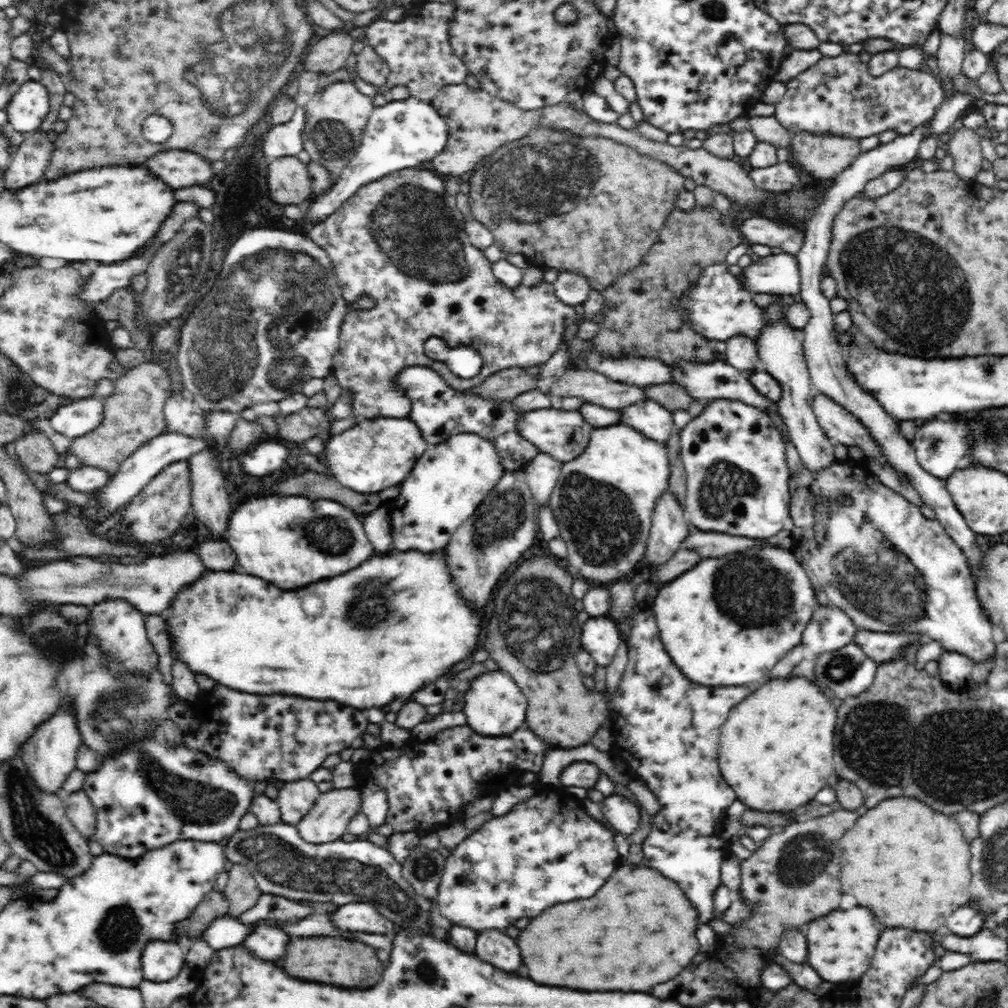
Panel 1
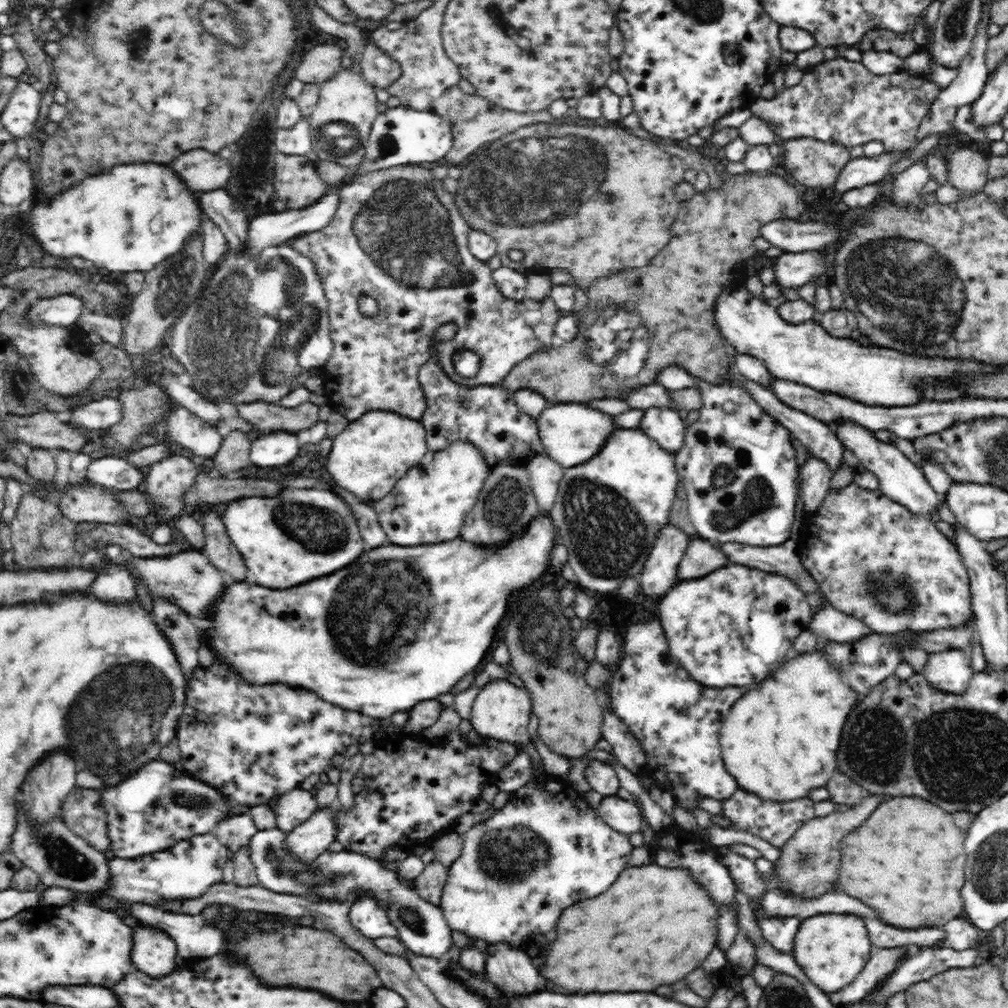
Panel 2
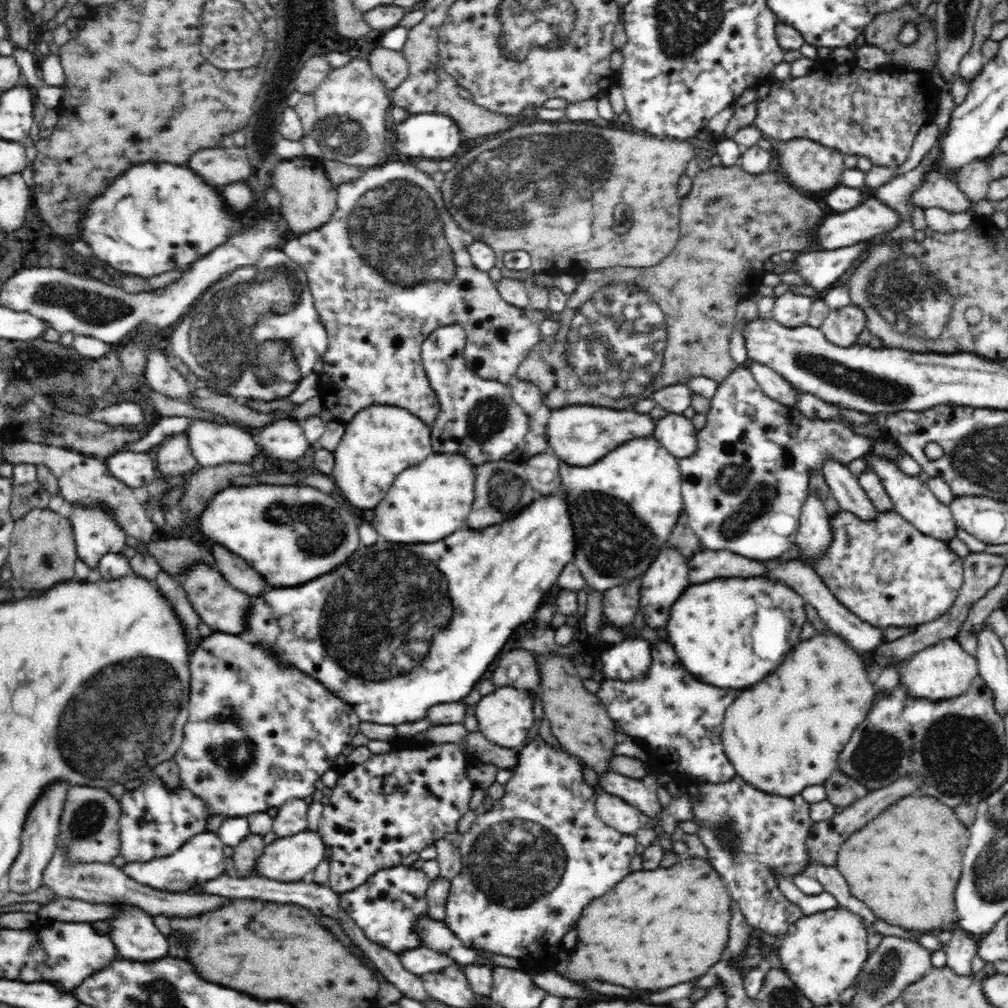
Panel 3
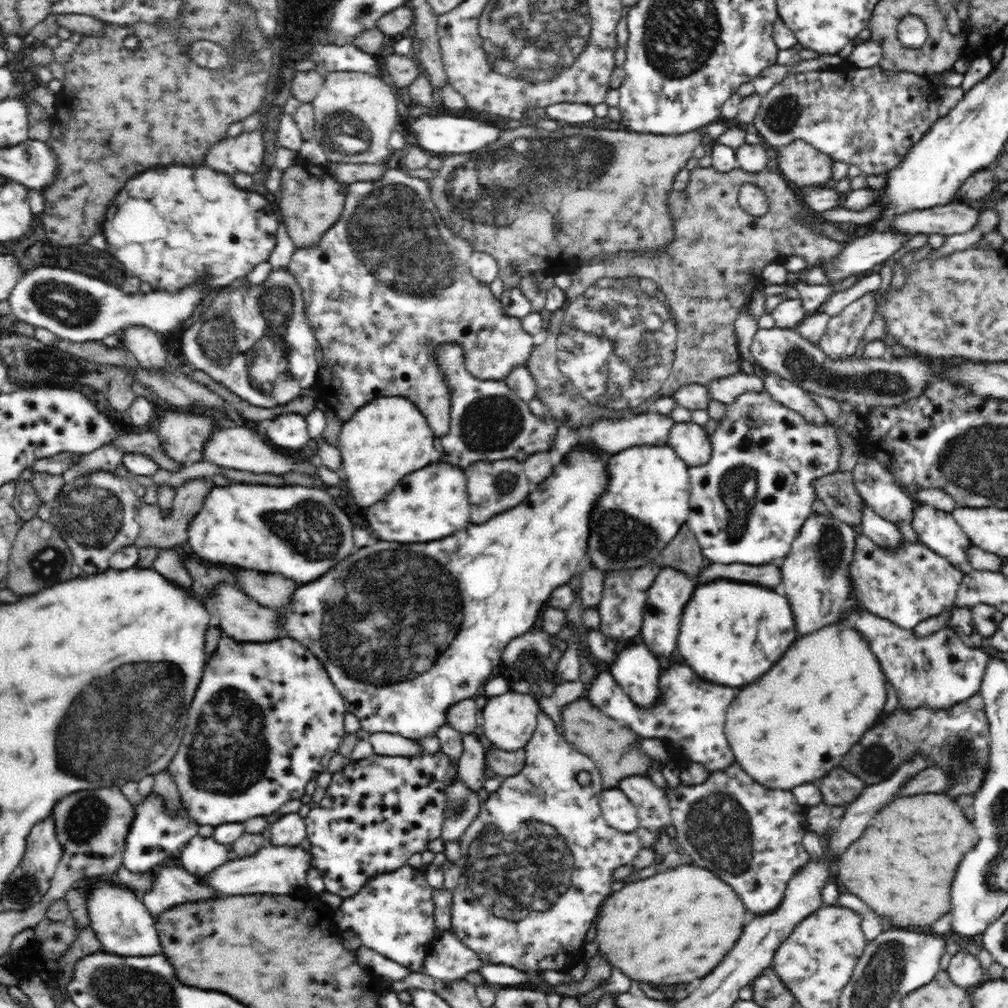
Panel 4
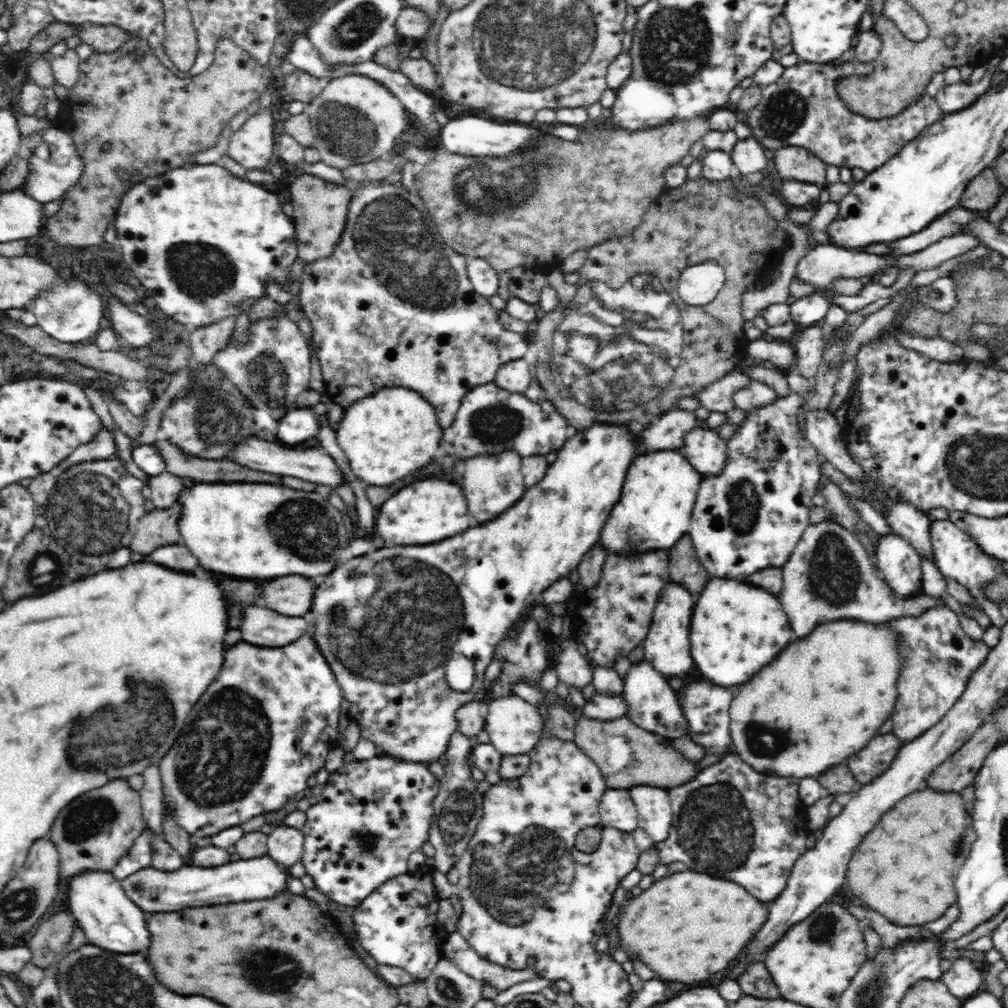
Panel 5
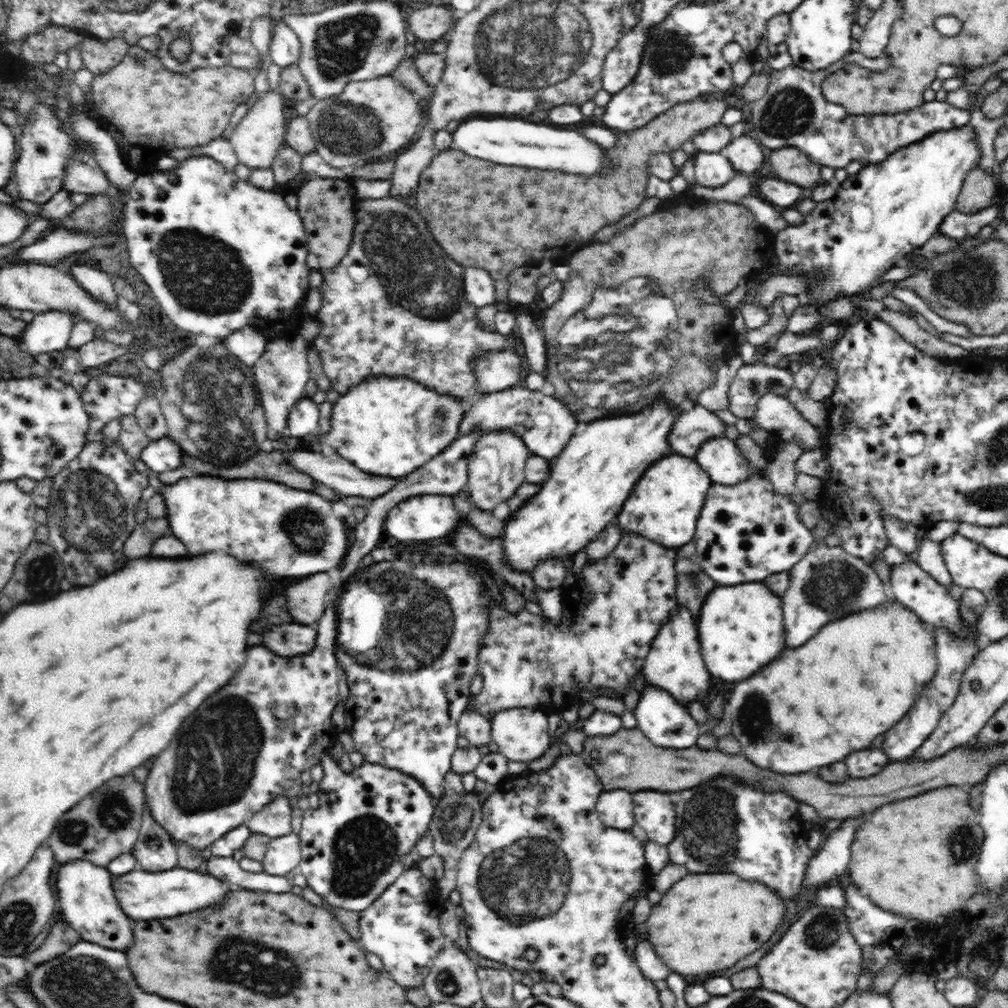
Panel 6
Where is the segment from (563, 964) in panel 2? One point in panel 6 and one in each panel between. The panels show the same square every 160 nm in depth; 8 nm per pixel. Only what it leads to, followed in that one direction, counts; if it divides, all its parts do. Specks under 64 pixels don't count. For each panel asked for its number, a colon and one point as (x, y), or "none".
3: (672, 924)
4: (676, 926)
5: (688, 927)
6: (708, 922)

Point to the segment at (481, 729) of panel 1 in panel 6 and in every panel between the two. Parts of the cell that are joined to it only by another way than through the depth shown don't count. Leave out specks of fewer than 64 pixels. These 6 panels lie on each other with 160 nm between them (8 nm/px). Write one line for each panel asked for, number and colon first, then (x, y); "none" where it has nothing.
2: (501, 711)
3: (505, 717)
4: (510, 719)
5: (515, 726)
6: (521, 733)

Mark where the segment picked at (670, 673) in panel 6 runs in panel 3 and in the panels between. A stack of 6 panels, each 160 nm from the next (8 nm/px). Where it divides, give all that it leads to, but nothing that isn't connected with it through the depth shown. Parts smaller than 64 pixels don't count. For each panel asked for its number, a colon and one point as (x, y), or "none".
3: (667, 576)
4: (667, 596)
5: (666, 647)

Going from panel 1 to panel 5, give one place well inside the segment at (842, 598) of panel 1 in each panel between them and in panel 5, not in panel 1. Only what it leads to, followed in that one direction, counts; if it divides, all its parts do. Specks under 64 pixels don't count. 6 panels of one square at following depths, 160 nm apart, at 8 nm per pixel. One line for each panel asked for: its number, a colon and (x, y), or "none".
2: (895, 571)
3: (883, 569)
4: (905, 583)
5: (900, 565)

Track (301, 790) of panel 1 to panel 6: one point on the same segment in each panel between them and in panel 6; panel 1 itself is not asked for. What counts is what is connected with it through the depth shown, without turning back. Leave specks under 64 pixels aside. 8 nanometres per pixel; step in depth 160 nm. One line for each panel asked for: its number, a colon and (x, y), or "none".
2: (294, 808)
3: (291, 819)
4: (290, 830)
5: (284, 844)
6: (283, 854)

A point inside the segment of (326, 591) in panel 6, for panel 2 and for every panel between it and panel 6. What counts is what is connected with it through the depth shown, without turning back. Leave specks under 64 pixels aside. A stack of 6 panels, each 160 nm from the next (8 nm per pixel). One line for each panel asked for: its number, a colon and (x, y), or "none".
2: (221, 552)
3: (243, 577)
4: (271, 590)
5: (291, 595)

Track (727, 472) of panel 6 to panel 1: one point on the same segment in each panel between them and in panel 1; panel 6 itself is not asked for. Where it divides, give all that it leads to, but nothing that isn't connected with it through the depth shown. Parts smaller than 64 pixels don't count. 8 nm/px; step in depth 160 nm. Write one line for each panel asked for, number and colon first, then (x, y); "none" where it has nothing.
1: (649, 417)
2: (666, 427)
3: (676, 433)
4: (690, 441)
5: (705, 449)

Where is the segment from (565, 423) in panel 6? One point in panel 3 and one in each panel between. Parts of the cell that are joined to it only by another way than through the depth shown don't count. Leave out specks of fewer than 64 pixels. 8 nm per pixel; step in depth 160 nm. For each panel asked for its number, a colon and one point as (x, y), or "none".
3: (478, 418)
4: (489, 422)
5: (490, 419)

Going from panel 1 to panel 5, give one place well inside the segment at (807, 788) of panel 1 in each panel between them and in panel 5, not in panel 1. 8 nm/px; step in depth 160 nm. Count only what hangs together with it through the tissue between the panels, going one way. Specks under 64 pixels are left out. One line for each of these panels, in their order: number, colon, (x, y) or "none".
2: (779, 742)
3: (784, 734)
4: (783, 733)
5: (824, 698)

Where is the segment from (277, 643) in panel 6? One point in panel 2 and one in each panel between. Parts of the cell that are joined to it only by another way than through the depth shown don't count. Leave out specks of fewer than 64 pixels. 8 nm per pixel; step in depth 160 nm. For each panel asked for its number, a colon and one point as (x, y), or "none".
2: (188, 579)
3: (223, 609)
4: (246, 620)
5: (263, 627)

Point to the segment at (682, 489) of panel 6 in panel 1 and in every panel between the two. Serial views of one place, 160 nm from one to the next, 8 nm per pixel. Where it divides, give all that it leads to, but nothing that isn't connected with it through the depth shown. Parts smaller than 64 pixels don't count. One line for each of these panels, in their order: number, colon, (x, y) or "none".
1: (622, 472)
2: (607, 511)
3: (624, 507)
4: (646, 502)
5: (656, 505)

